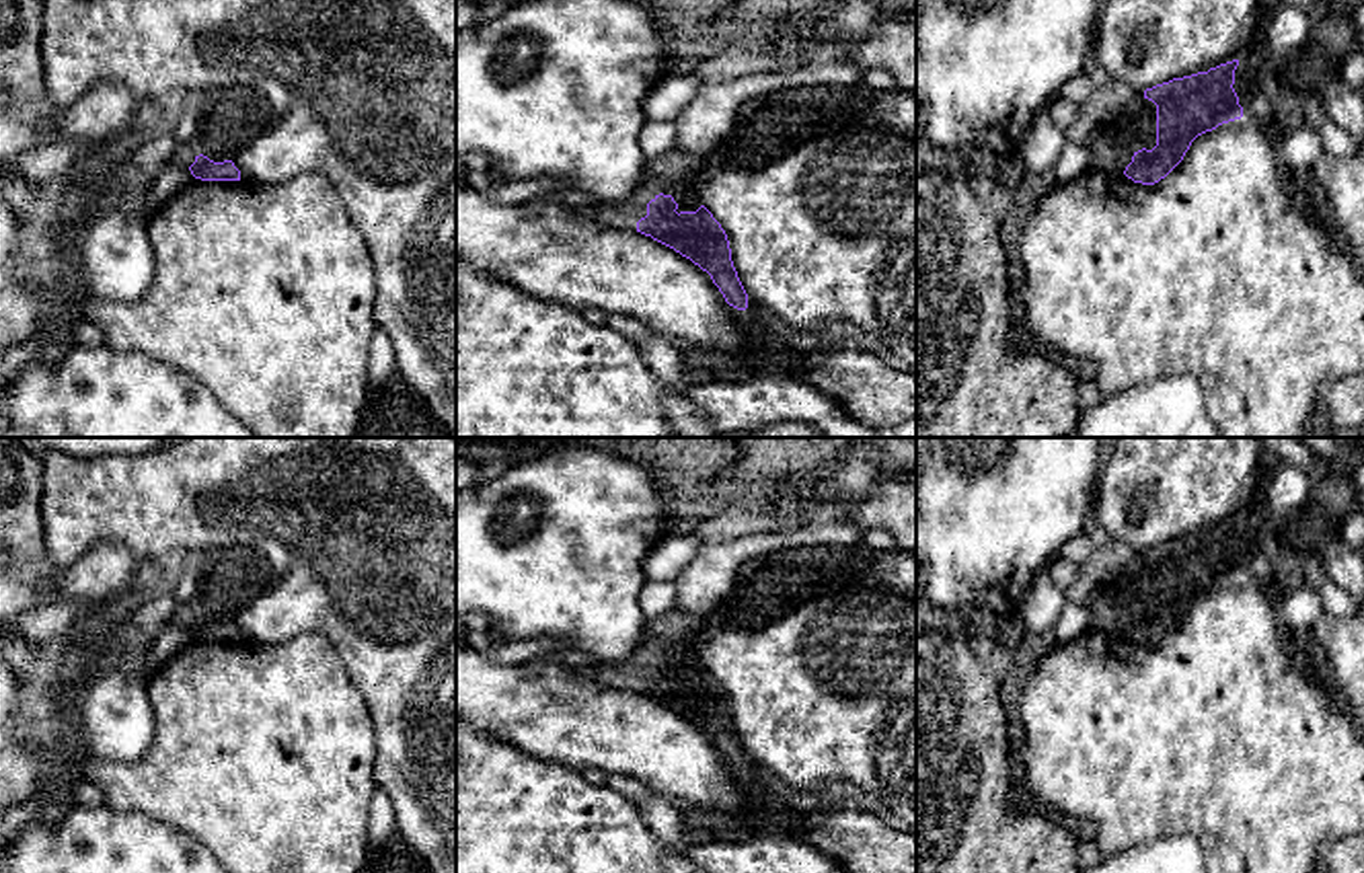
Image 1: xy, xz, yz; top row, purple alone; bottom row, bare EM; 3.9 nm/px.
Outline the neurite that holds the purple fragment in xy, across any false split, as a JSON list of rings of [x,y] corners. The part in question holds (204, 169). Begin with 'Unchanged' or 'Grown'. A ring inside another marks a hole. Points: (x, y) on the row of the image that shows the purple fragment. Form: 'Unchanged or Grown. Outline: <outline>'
Unchanged. Outline: [[[195,156],[195,162],[189,166],[191,175],[201,181],[240,181],[240,170],[232,160],[214,162],[207,156]]]

